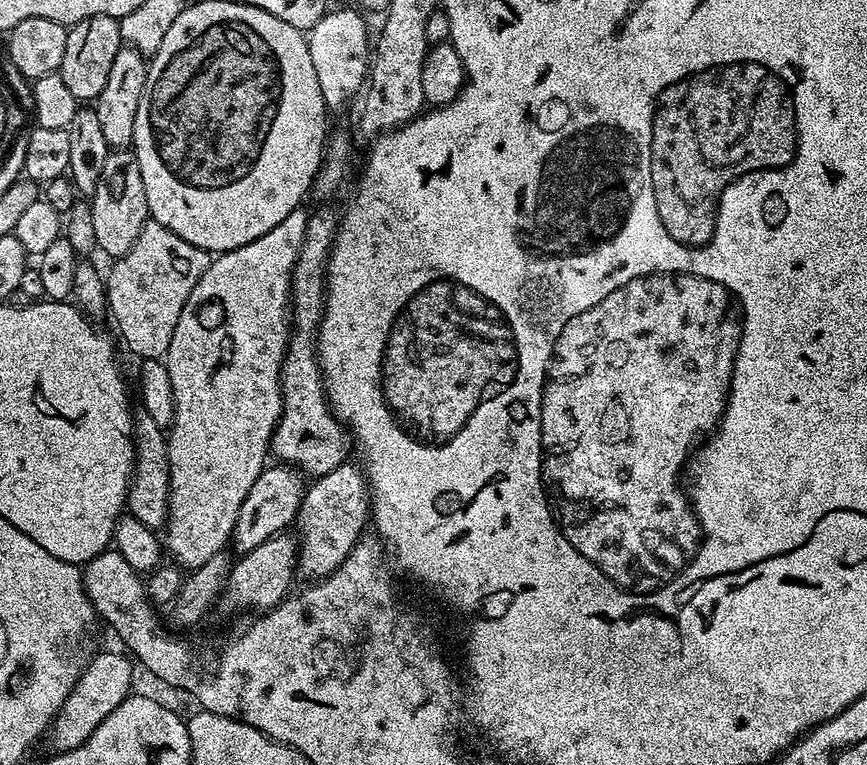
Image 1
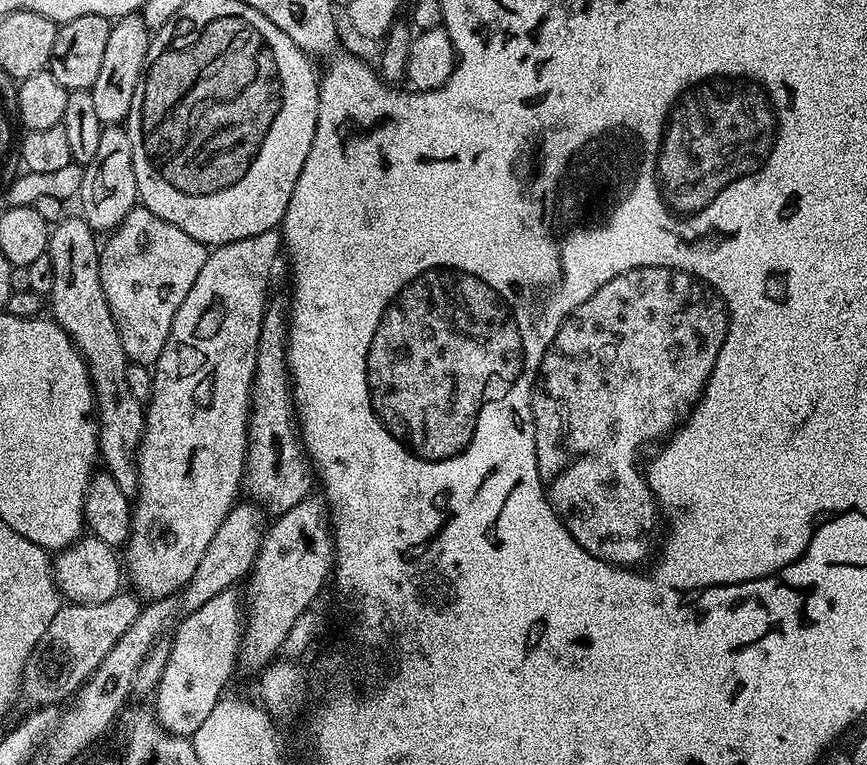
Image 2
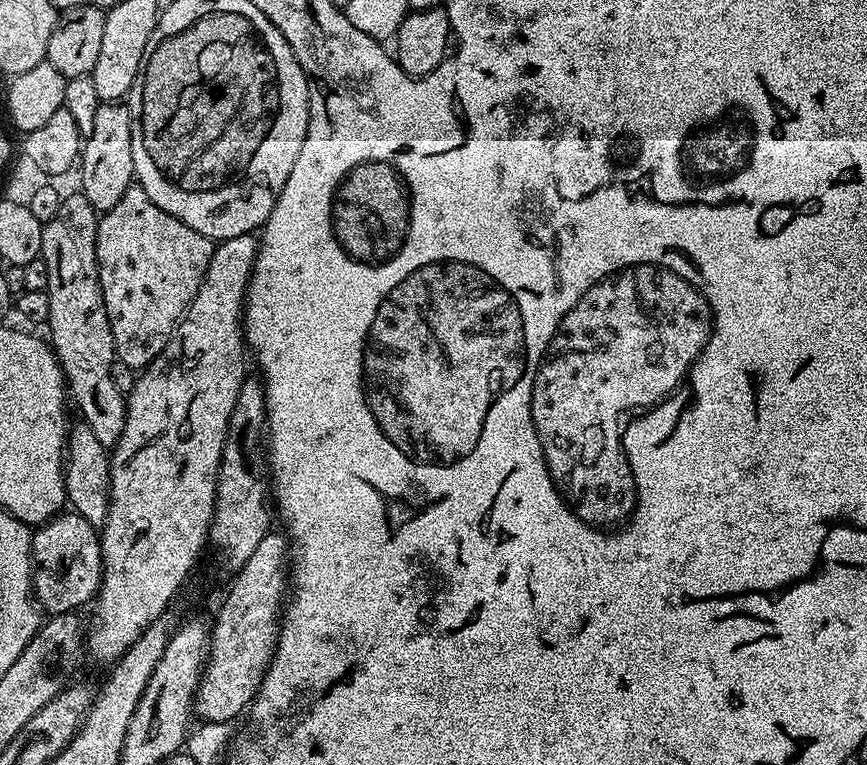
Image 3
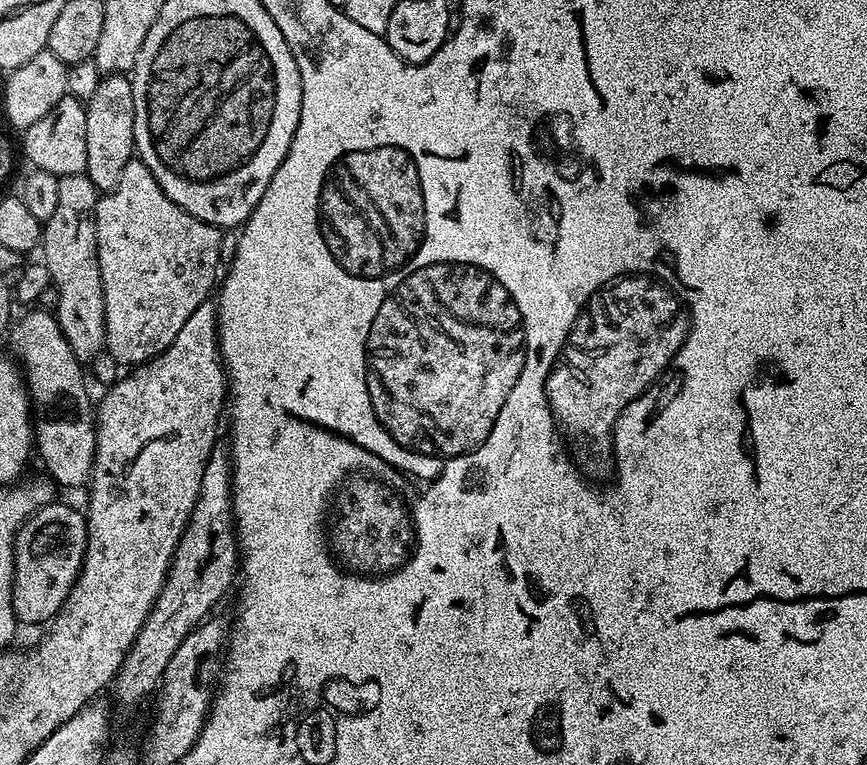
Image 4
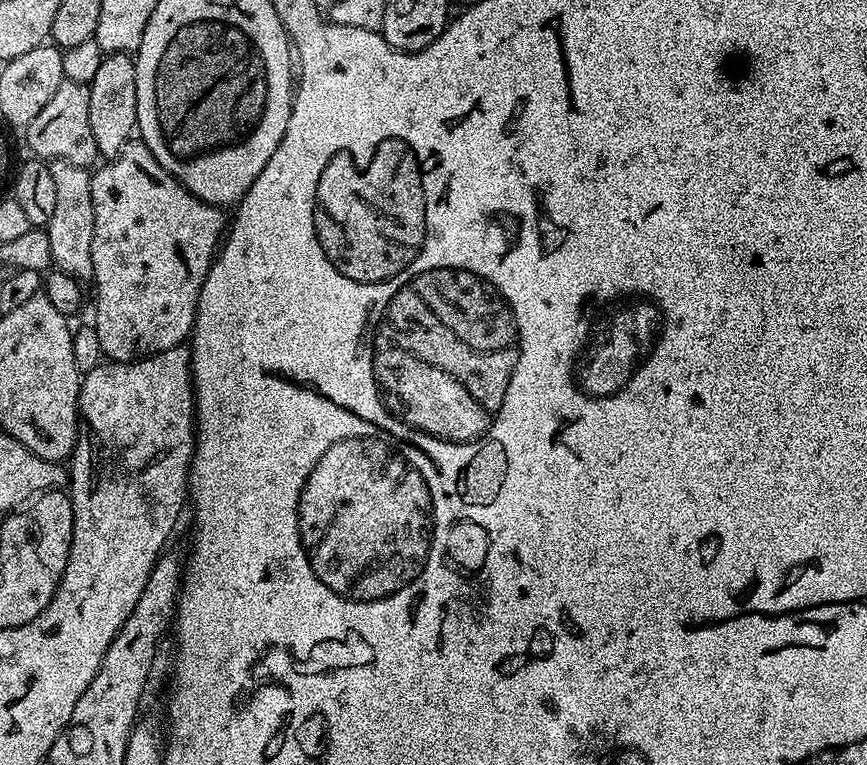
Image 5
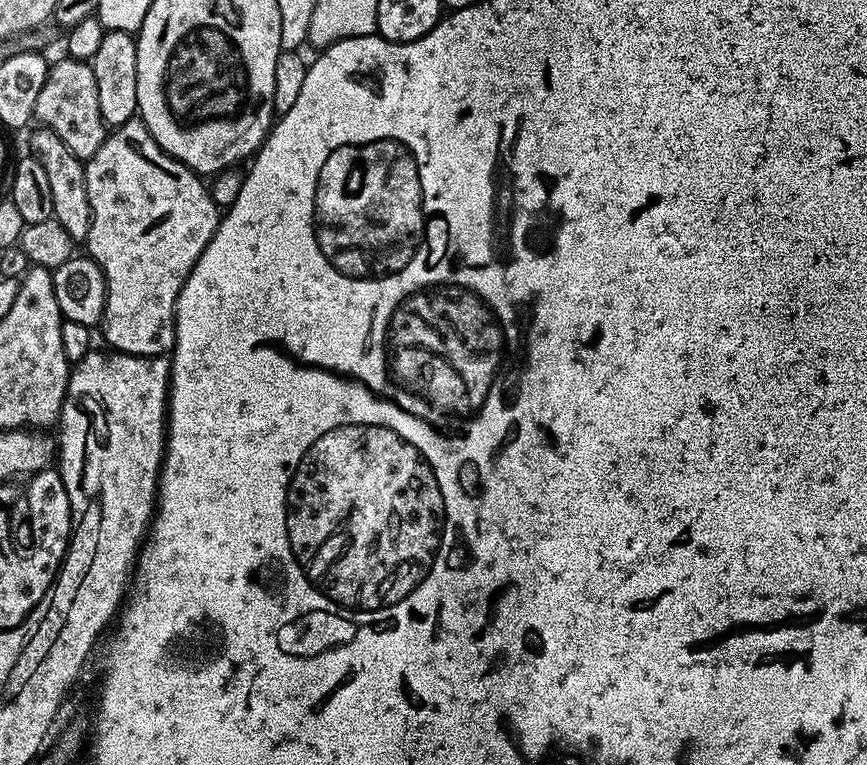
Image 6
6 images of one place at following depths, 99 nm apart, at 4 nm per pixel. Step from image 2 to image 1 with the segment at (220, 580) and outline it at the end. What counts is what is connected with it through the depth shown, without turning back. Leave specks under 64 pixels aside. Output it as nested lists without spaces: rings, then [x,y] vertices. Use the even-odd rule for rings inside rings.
[[[291,466],[264,467],[254,478],[254,486],[246,490],[246,498],[242,498],[242,506],[238,506],[238,516],[233,524],[230,544],[243,554],[254,550],[254,546],[262,546],[271,536],[281,535],[293,527],[300,503],[304,497],[306,480],[297,469]]]

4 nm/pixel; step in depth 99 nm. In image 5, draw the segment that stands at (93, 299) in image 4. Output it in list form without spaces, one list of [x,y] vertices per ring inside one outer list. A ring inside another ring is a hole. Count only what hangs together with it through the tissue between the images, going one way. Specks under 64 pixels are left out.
[[[61,160],[51,161],[48,169],[54,181],[54,214],[46,225],[53,265],[76,281],[91,281],[94,246],[94,198],[90,198],[92,172]]]

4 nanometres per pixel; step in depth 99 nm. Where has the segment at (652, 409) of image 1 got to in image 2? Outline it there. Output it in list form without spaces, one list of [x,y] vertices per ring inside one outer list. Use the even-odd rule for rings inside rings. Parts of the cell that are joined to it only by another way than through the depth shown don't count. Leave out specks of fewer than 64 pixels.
[[[642,266],[634,270],[626,270],[606,286],[598,286],[582,306],[578,306],[562,322],[558,334],[554,334],[552,345],[540,363],[540,370],[536,373],[536,382],[532,385],[532,425],[536,435],[536,469],[540,471],[540,481],[544,487],[544,494],[548,503],[556,512],[556,517],[566,526],[566,530],[594,558],[604,560],[607,564],[617,566],[640,566],[652,552],[652,535],[658,524],[658,509],[656,500],[647,479],[642,475],[642,468],[636,465],[640,456],[640,447],[651,440],[659,441],[667,437],[696,407],[700,396],[704,393],[706,382],[714,370],[714,362],[724,345],[728,333],[728,310],[724,306],[724,299],[713,288],[709,288],[702,280],[697,280],[688,272],[679,272],[677,268],[663,268],[662,266]]]

